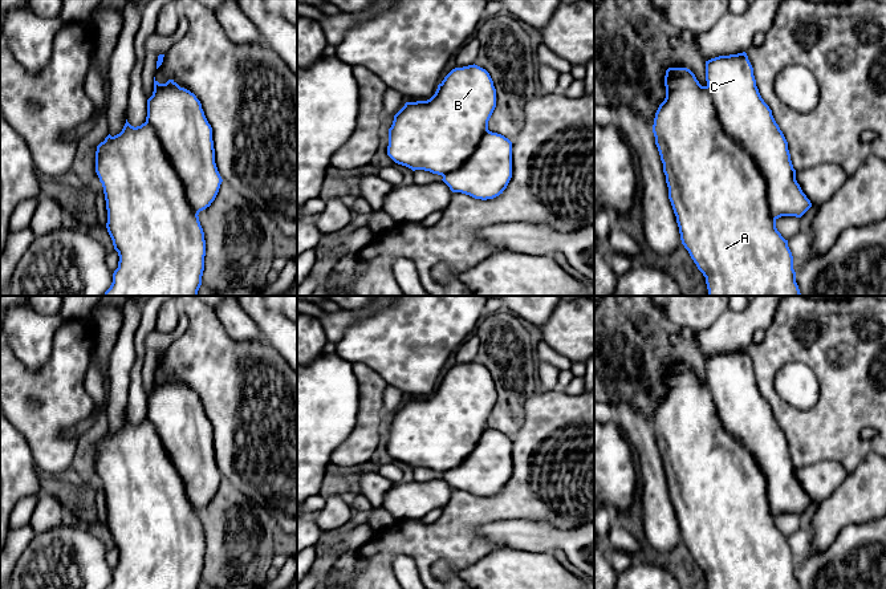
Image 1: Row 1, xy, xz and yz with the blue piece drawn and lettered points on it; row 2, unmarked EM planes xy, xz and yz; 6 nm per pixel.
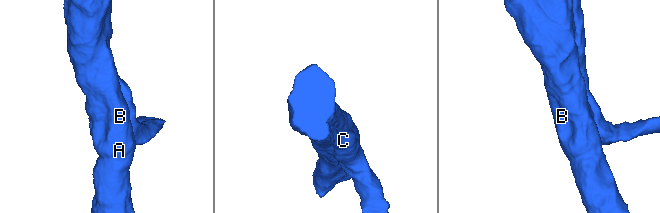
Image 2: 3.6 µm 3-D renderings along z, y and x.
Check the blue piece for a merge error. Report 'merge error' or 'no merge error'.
no merge error

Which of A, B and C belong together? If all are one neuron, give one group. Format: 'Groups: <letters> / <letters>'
Groups: A B C

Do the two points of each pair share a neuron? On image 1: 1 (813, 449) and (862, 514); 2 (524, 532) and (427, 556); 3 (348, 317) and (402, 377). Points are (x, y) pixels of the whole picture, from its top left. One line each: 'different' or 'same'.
1: different
2: different
3: different

